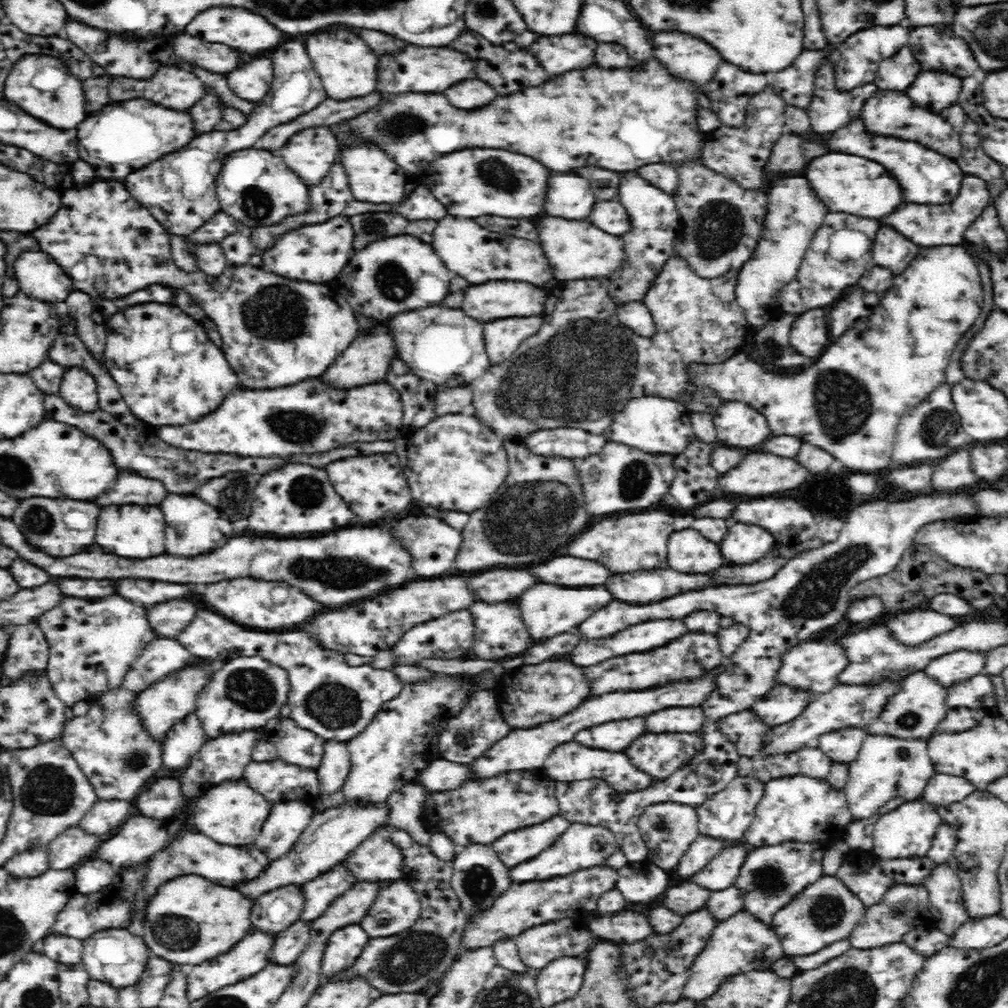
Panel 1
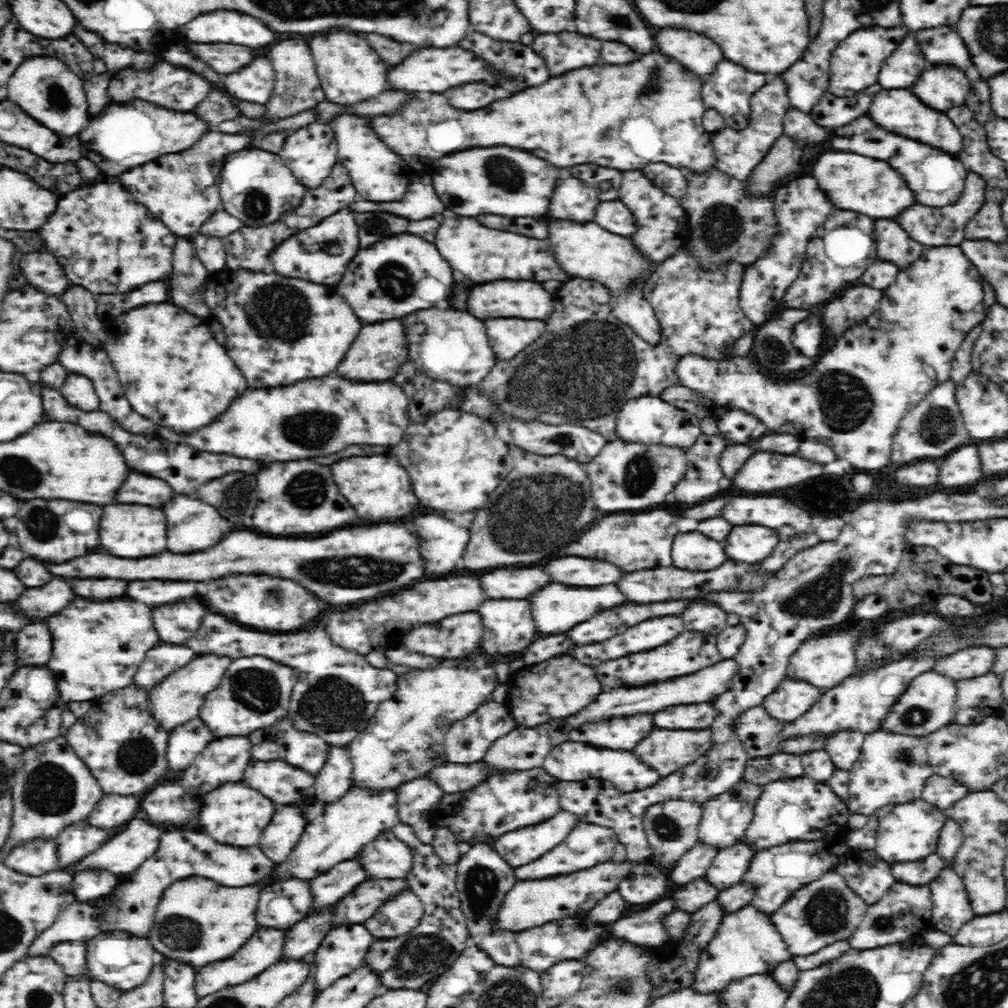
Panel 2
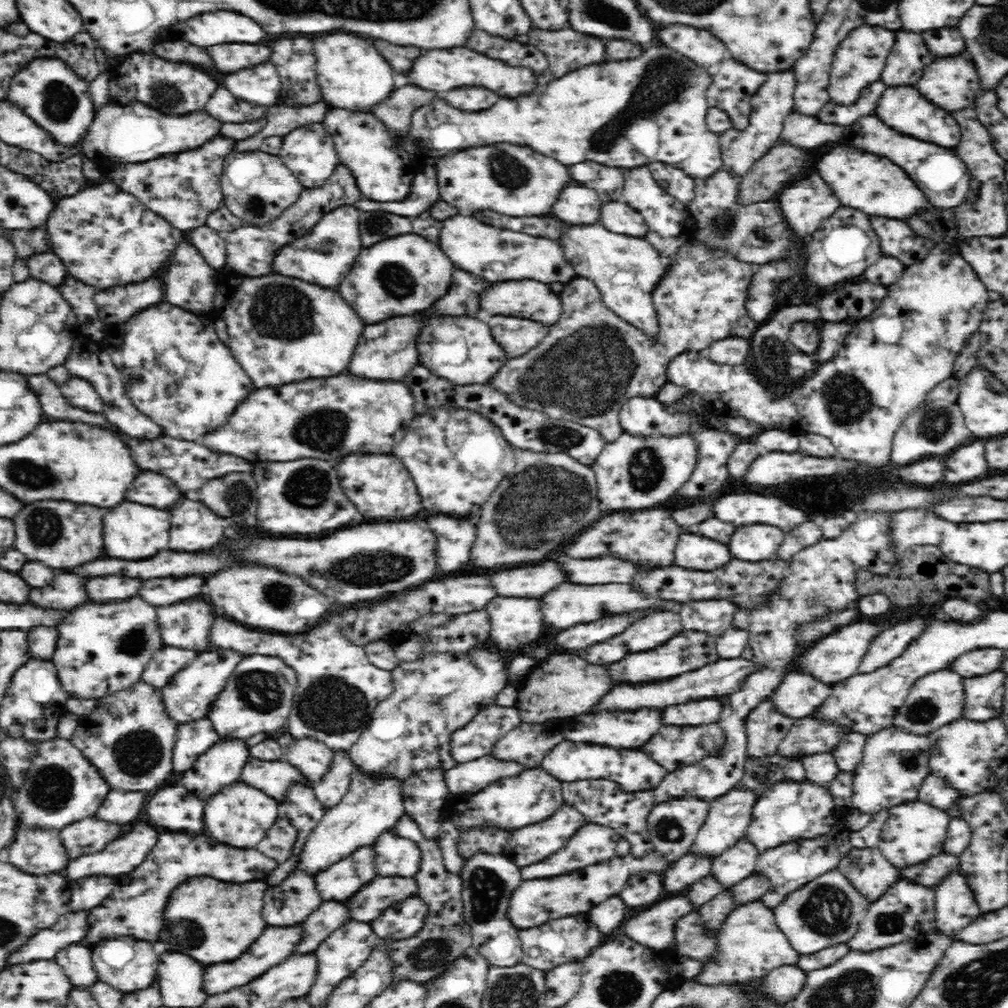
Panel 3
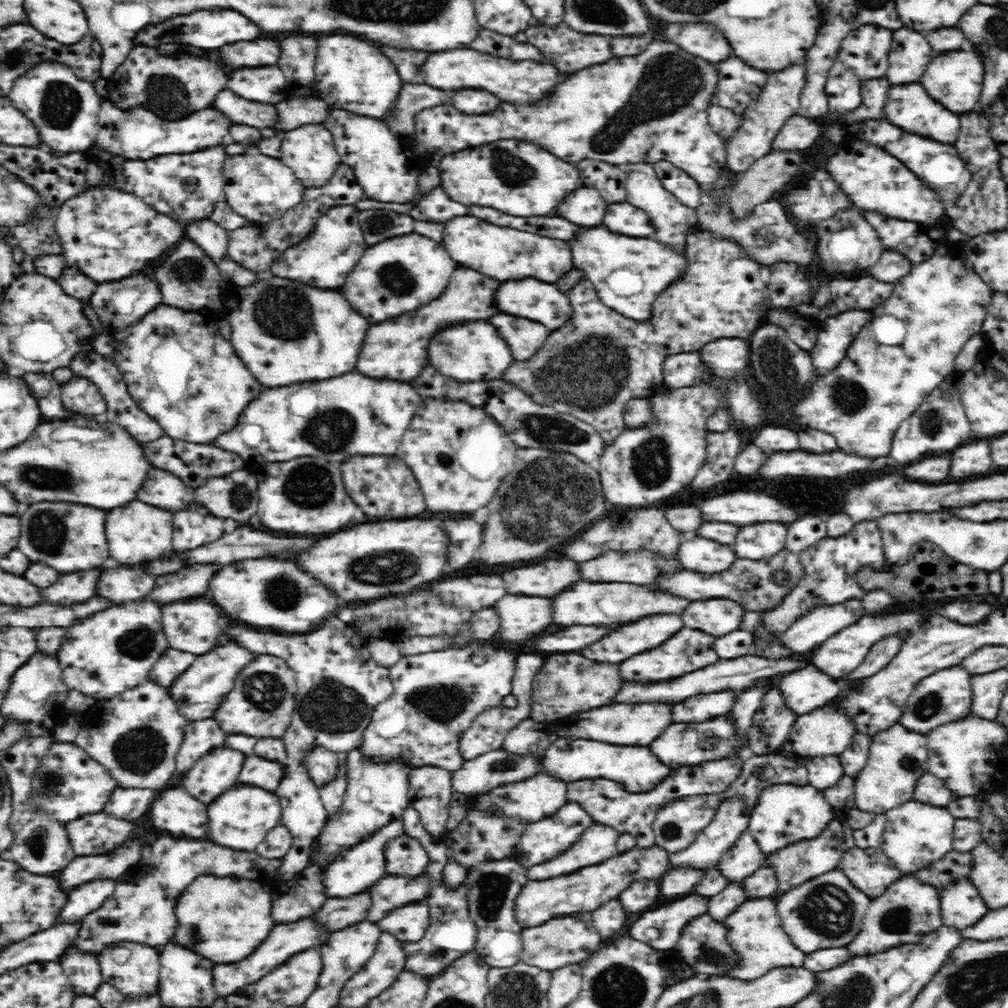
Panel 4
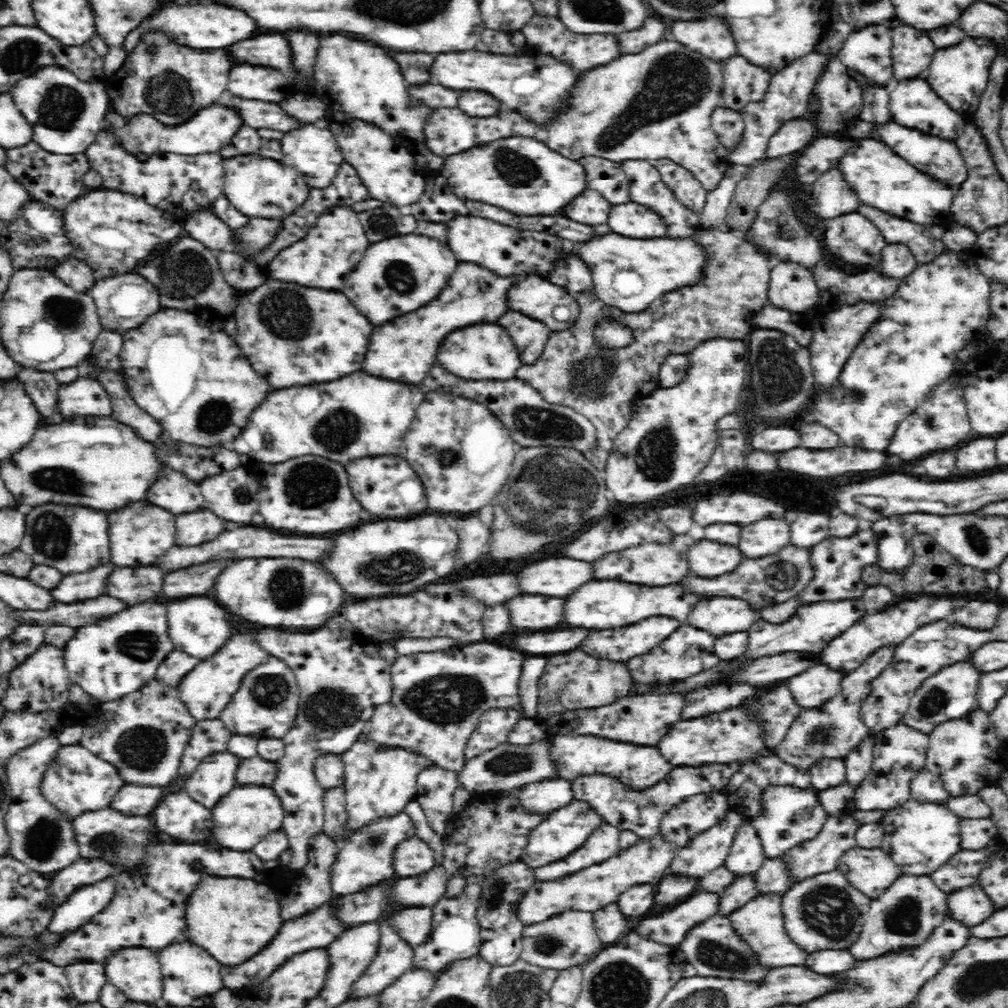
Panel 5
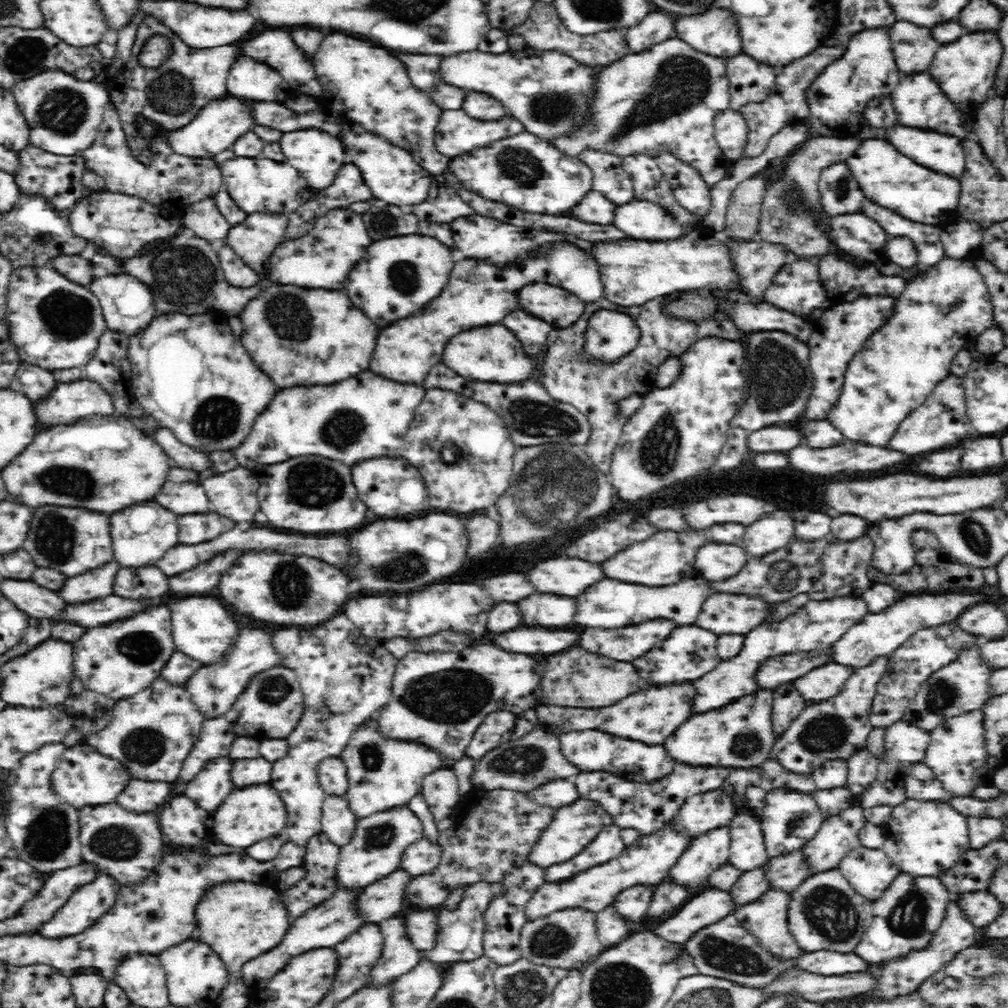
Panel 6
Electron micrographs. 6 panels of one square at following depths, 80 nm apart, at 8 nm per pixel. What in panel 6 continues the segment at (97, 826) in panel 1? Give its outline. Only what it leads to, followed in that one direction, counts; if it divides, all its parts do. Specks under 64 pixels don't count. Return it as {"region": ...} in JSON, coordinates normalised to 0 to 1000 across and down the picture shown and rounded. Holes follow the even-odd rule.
{"region":[[[132,772],[115,796],[126,804],[158,806],[169,795],[169,788],[169,776]]]}

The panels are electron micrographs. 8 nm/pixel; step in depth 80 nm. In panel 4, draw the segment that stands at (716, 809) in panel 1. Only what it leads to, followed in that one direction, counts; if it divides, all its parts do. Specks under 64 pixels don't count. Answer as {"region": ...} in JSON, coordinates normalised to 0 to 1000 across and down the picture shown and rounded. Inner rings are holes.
{"region":[[[732,791],[718,795],[708,814],[690,828],[687,837],[675,845],[666,847],[667,859],[669,861],[687,861],[687,863],[696,866],[710,862],[714,858],[714,853],[717,853],[722,843],[728,839],[728,835],[734,831],[737,823],[741,822],[744,810],[745,808],[740,805],[740,799],[732,796]]]}

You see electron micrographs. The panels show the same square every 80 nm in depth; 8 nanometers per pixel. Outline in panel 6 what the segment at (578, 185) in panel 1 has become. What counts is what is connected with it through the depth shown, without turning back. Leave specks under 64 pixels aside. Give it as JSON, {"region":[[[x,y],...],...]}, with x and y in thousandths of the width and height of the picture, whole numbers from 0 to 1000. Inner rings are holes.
{"region":[[[587,188],[587,192],[579,196],[579,200],[567,206],[567,214],[585,222],[607,222],[611,214],[611,206],[613,204],[609,200],[601,198],[595,190]]]}

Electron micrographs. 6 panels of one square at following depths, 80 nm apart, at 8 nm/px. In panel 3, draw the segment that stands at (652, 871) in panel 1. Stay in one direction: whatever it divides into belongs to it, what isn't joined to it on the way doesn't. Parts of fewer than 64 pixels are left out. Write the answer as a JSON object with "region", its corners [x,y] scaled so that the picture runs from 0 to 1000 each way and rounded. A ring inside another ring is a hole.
{"region":[[[655,869],[647,871],[627,871],[623,879],[615,885],[615,891],[623,901],[639,901],[643,897],[649,897],[657,887]]]}

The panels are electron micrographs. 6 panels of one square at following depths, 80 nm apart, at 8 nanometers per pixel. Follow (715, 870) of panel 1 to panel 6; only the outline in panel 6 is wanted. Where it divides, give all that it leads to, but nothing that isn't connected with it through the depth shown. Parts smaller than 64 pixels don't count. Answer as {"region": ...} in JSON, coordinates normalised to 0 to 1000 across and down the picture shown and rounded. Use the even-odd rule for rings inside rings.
{"region":[[[732,806],[723,816],[723,826],[724,858],[738,865],[752,861],[764,853],[759,839],[757,818],[753,812]]]}

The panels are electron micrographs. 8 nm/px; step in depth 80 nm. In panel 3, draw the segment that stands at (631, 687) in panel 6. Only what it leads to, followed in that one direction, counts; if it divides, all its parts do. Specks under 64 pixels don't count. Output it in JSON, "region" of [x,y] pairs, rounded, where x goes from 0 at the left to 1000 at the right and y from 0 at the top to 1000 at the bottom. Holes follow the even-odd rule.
{"region":[[[550,649],[536,657],[524,671],[522,681],[514,687],[517,716],[542,717],[548,712],[563,712],[583,706],[609,683],[607,669],[595,659],[583,659],[571,649]]]}

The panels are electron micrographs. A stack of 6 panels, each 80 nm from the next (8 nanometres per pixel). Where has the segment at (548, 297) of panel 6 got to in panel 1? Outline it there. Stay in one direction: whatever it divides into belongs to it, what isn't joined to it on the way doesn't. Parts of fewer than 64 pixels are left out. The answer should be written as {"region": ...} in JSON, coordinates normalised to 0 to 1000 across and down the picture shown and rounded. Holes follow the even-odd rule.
{"region":[[[482,280],[476,284],[466,284],[460,296],[460,310],[468,312],[468,315],[484,319],[490,315],[526,315],[526,313],[536,313],[542,306],[544,294],[538,286],[526,282],[526,280]]]}

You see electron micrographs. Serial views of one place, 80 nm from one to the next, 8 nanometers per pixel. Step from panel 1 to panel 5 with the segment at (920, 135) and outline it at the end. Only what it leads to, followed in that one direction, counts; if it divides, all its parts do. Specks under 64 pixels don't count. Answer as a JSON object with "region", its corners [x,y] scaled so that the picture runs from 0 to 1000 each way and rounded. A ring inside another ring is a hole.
{"region":[[[898,77],[895,81],[886,82],[887,87],[883,91],[883,107],[887,121],[899,125],[899,127],[911,127],[919,133],[929,134],[938,138],[949,138],[956,133],[958,117],[951,110],[944,108],[939,101],[933,101],[931,93],[925,88],[925,84],[915,77]]]}

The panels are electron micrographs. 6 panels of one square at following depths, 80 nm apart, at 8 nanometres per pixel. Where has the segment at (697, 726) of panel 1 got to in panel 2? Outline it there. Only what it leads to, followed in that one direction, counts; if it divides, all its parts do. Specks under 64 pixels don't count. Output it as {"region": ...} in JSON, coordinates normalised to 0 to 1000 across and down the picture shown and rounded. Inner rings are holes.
{"region":[[[706,695],[667,699],[663,700],[663,704],[651,708],[651,720],[673,724],[697,723],[704,721],[710,710],[712,703],[706,699]]]}

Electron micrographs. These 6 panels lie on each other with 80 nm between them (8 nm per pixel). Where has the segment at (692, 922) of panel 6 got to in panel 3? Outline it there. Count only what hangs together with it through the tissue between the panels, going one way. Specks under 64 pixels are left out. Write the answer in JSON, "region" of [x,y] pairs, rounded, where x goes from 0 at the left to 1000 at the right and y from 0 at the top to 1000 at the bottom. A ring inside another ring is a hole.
{"region":[[[681,889],[659,893],[645,903],[635,905],[633,911],[625,913],[623,917],[619,916],[617,925],[639,938],[659,944],[670,937],[673,913],[692,903],[693,900],[688,899]]]}

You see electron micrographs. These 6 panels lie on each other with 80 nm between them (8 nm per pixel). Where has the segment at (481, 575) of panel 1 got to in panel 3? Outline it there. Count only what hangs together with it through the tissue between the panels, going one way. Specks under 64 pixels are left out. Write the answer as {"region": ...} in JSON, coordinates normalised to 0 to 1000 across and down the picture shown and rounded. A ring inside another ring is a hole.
{"region":[[[544,556],[536,562],[496,567],[486,571],[486,574],[492,577],[490,582],[494,584],[494,591],[536,594],[556,579],[563,577],[563,569],[558,560]]]}

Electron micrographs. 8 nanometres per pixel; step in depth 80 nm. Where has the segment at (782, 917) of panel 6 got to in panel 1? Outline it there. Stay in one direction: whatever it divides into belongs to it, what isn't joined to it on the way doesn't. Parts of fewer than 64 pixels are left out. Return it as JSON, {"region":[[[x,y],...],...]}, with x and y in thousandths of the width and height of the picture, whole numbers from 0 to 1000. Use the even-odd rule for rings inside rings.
{"region":[[[734,903],[724,911],[712,915],[706,931],[703,931],[702,937],[690,948],[687,956],[687,968],[679,978],[677,986],[679,989],[698,992],[705,989],[724,968],[740,966],[746,962],[766,963],[768,954],[778,950],[783,948],[774,937],[772,926],[742,903]]]}

